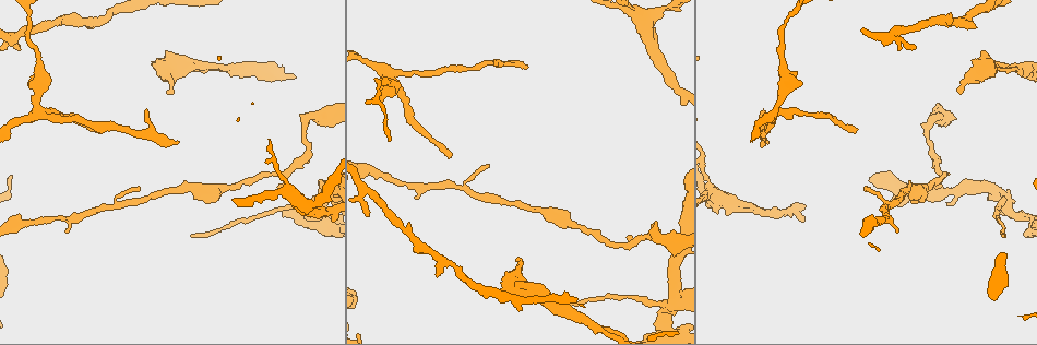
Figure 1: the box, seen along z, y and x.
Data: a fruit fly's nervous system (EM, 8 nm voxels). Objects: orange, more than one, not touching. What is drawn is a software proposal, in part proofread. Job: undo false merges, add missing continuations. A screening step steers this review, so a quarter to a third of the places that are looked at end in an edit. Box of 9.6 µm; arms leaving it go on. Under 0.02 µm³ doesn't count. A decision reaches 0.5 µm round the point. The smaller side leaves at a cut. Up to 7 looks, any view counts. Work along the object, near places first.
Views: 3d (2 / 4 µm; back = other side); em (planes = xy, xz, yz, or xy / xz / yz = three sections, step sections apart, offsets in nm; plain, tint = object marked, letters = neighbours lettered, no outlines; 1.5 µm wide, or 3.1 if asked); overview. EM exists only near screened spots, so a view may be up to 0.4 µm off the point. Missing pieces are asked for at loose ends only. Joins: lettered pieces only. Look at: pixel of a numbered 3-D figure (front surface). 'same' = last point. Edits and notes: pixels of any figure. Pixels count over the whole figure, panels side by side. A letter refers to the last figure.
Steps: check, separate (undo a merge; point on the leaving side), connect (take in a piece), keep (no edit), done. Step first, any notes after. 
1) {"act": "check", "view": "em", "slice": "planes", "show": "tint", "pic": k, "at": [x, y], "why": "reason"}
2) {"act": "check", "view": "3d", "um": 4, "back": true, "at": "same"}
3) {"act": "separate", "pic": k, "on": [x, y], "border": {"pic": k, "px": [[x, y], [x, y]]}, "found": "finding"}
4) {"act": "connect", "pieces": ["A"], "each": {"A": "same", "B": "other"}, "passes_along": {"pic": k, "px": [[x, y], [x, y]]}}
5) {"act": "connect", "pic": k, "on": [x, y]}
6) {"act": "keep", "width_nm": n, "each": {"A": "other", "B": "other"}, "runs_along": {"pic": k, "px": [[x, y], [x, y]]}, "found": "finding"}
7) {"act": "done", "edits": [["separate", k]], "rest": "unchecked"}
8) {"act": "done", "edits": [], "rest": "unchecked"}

{"act": "check", "view": "3d", "um": 2, "pic": 1, "at": [678, 304], "why": "looks like a crossing"}

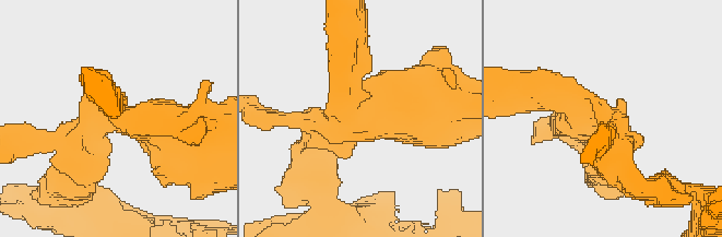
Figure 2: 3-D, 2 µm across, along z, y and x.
{"act": "check", "view": "em", "slice": "planes", "show": "plain", "pic": 2, "at": [356, 121], "arms": 4, "why": "now the EM"}

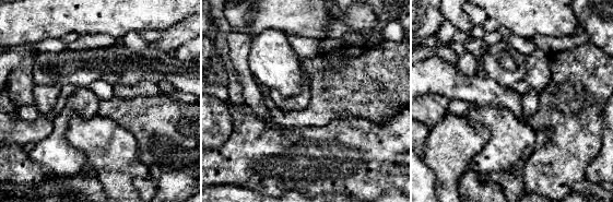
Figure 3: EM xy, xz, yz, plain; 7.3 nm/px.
{"act": "check", "view": "em", "slice": "planes", "show": "letters", "at": "same"}

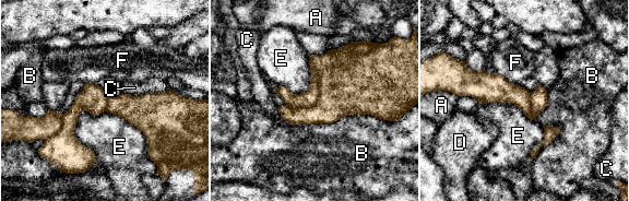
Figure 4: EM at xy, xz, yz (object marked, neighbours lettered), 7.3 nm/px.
{"act": "separate", "pic": 4, "on": [349, 81], "each": {"A": "other", "B": "other", "C": "other", "D": "other", "E": "other", "F": "other"}, "border": {"pic": 4, "px": [[310, 60], [318, 98], [292, 109]]}, "found": "a second neuron is stuck on"}

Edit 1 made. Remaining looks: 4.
{"act": "check", "view": "em", "slice": "planes", "show": "letters", "pic": 1, "at": [627, 237], "why": "an open end"}

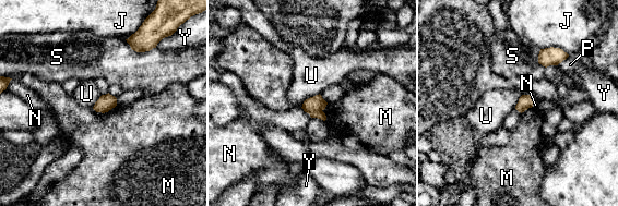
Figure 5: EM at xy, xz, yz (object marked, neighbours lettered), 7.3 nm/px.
{"act": "keep", "longest_contact_nm": ["J", 220], "each": {"J": "other", "M": "other", "N": "other", "P": "other", "S": "other", "U": "other", "Y": "other"}, "border": {"pic": 5, "px": [[319, 93], [308, 97], [300, 107]]}, "found": "none of them fits"}

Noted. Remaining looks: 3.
{"act": "done", "edits": [["separate", 4]], "rest": "unchecked"}

